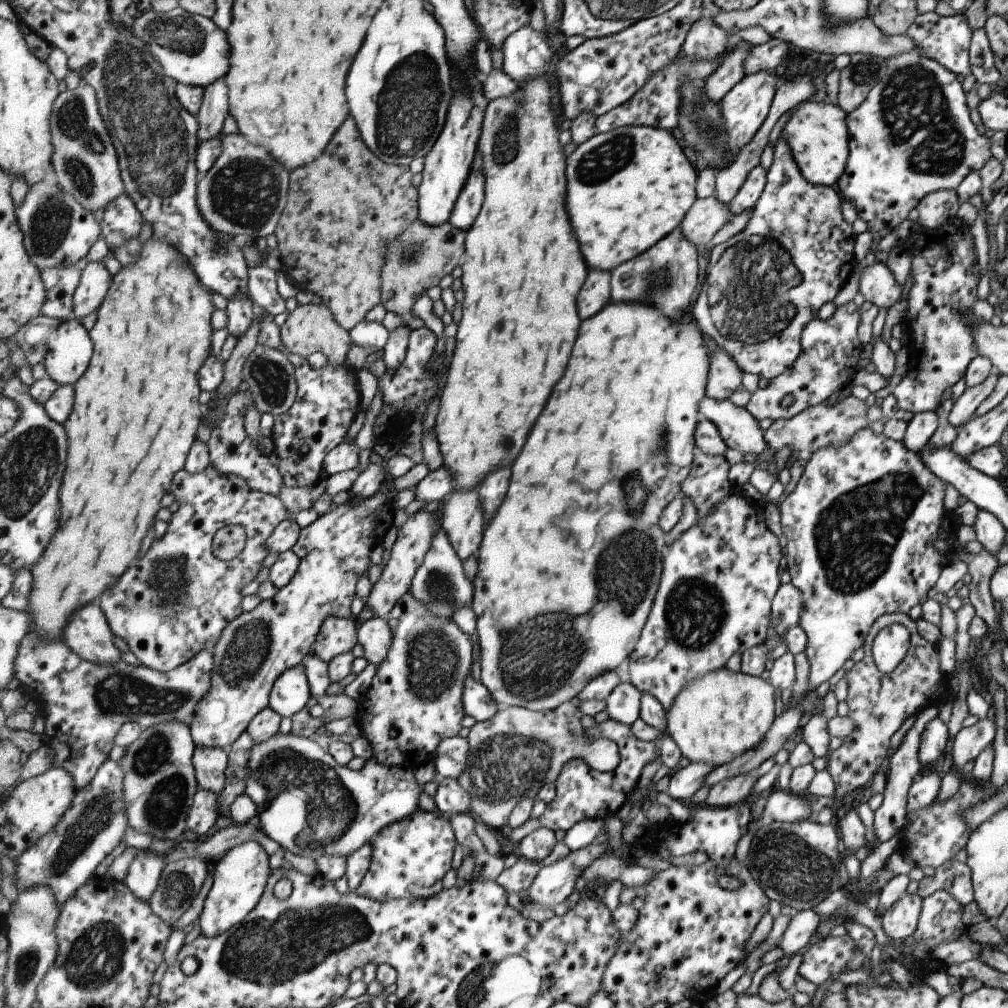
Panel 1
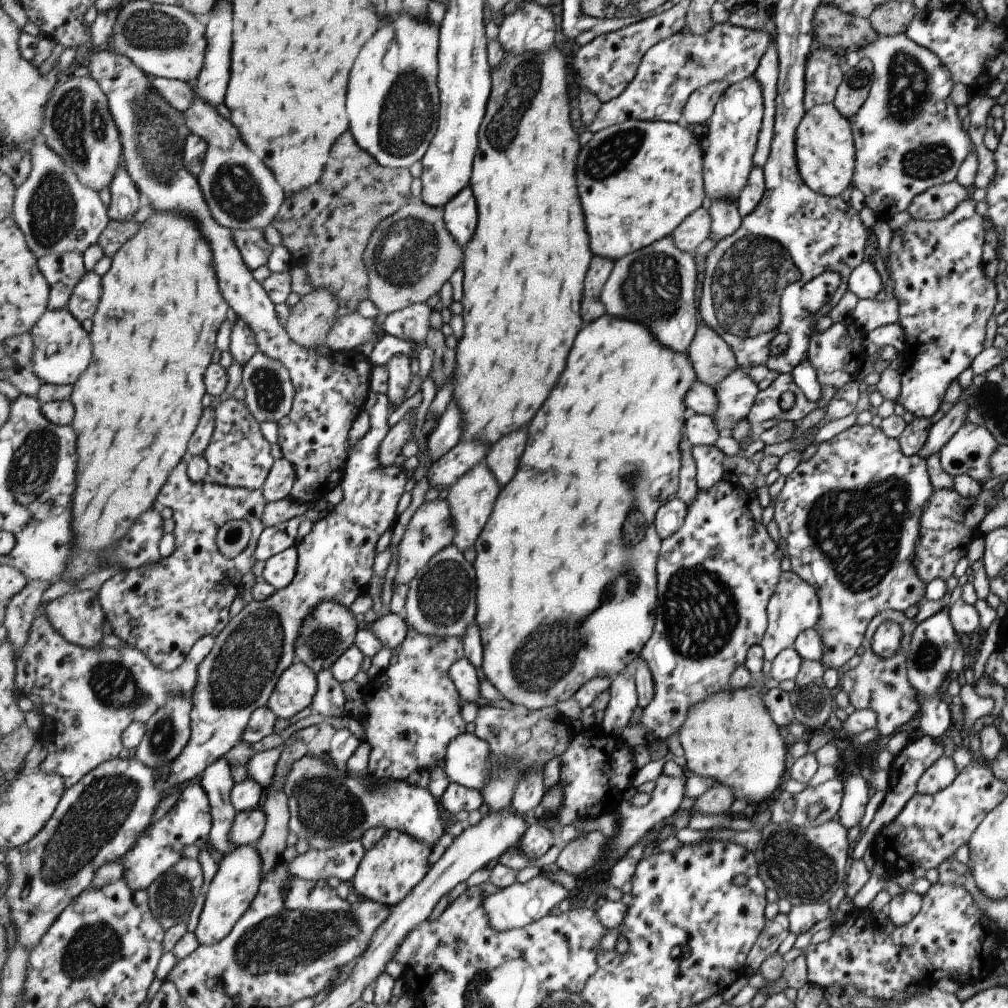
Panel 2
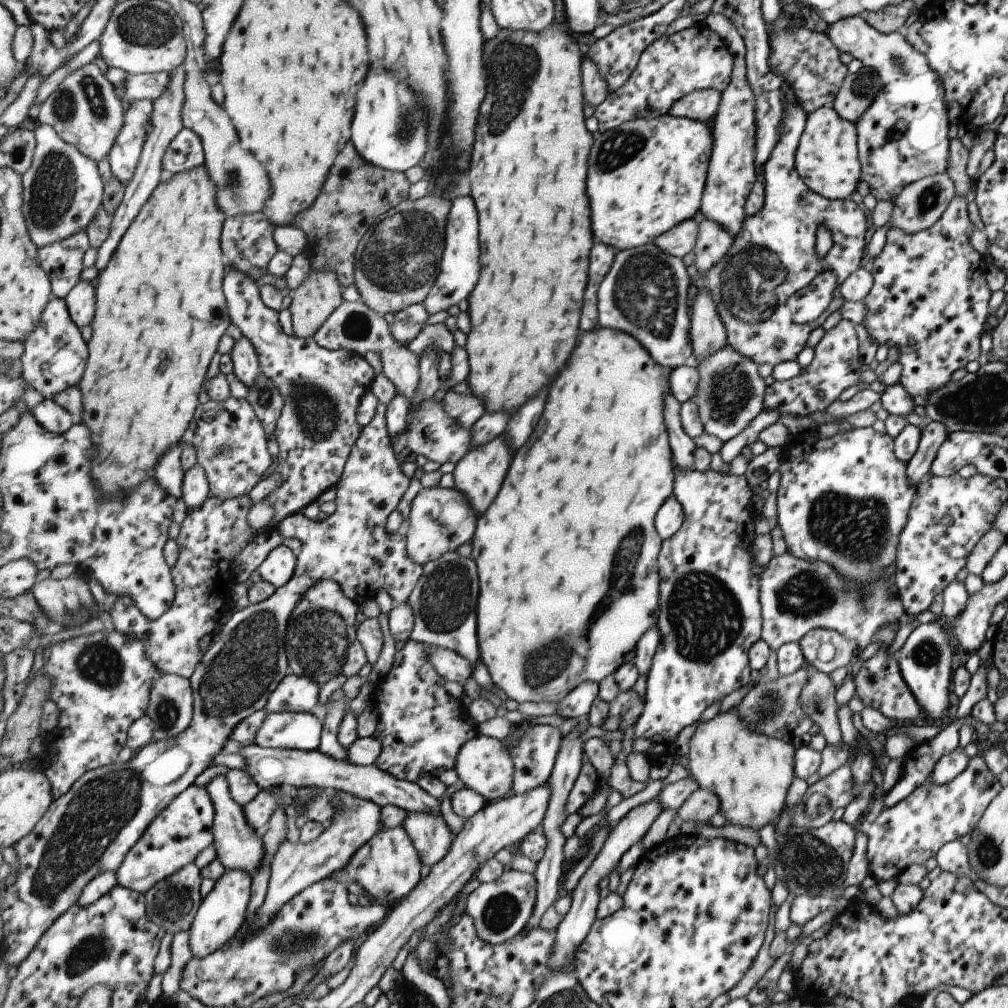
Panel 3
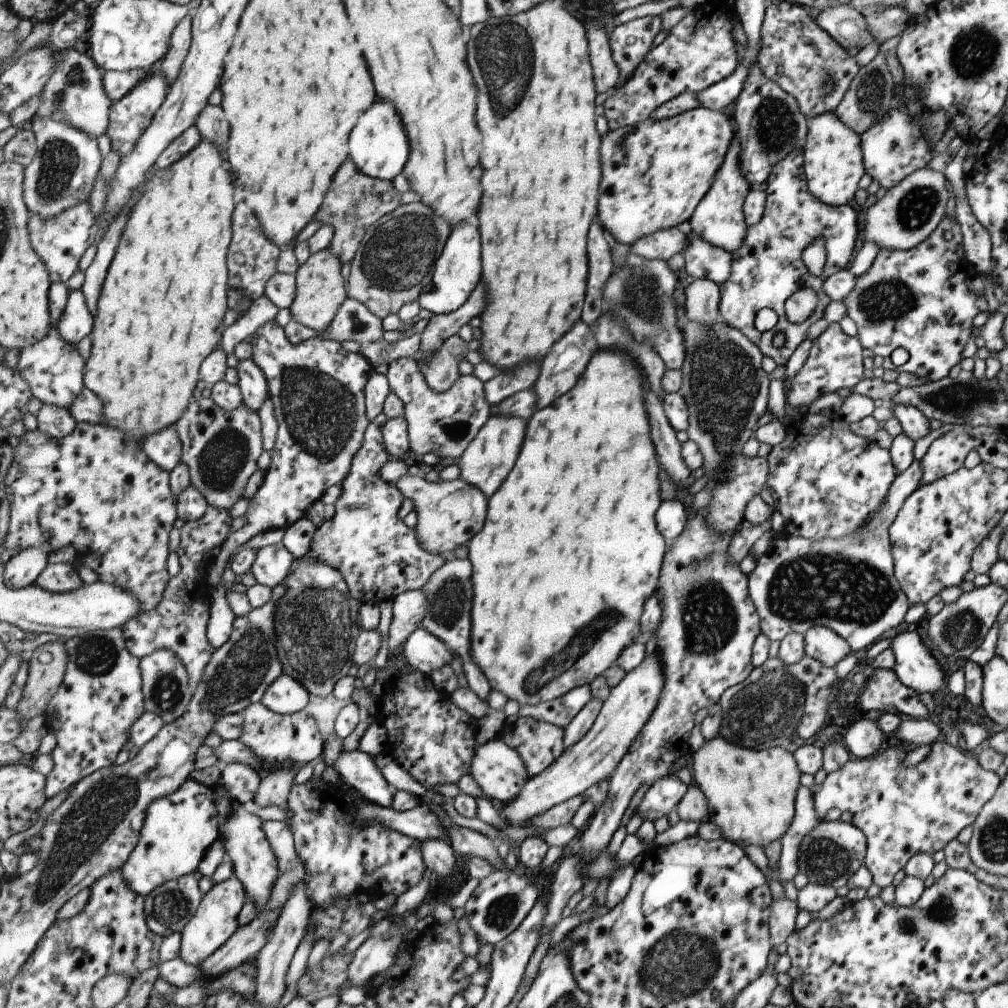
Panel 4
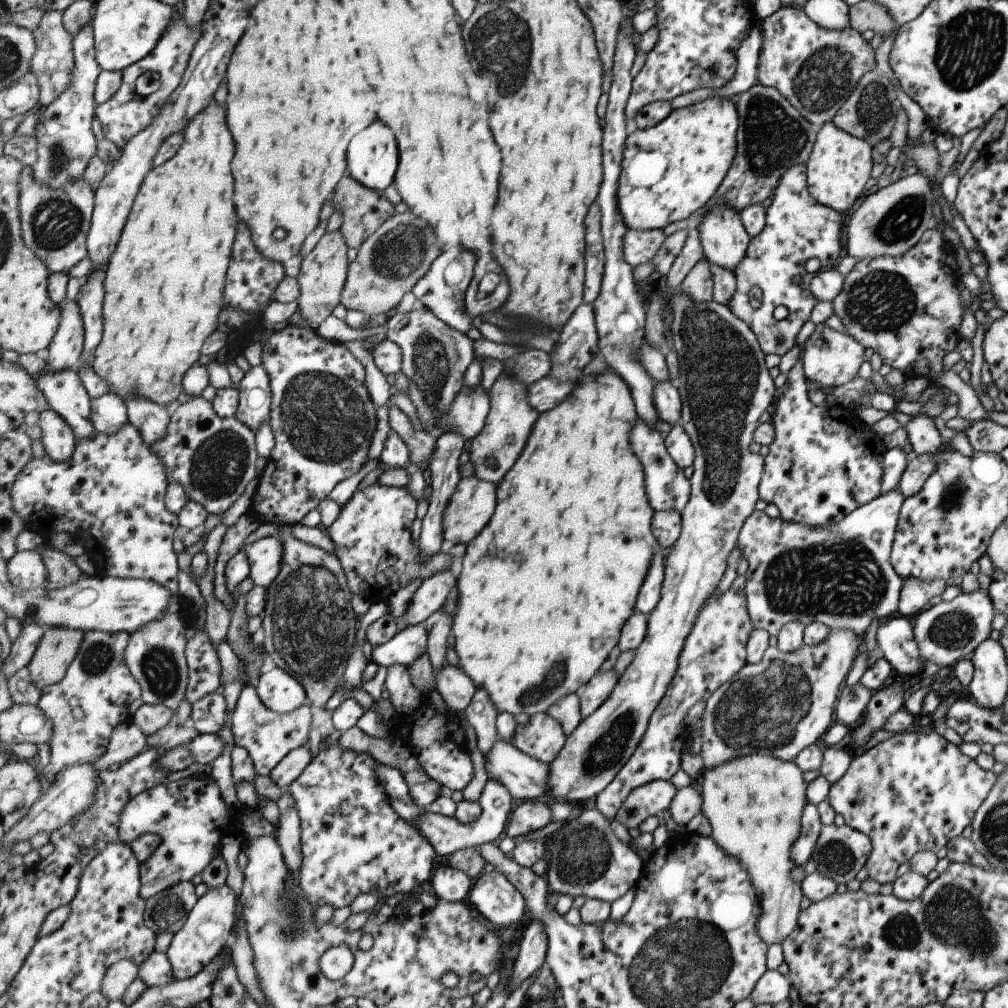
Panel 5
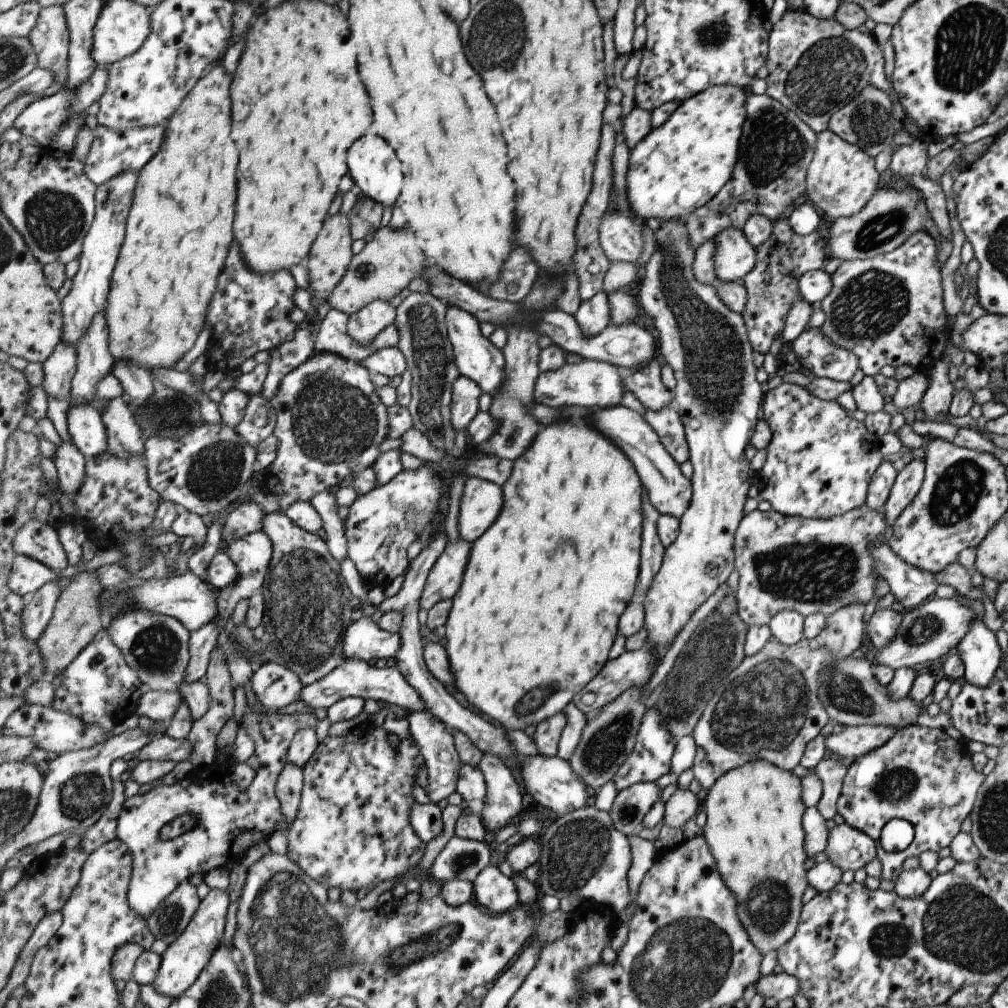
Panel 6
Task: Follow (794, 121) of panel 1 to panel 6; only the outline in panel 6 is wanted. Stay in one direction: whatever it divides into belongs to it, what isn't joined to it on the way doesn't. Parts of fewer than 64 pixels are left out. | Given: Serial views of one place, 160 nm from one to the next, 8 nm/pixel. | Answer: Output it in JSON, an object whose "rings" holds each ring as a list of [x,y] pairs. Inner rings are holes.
{"rings":[[[828,128],[816,134],[812,159],[806,168],[804,196],[820,216],[828,222],[848,217],[861,210],[881,183],[881,175],[873,167],[873,158],[861,147],[851,144]]]}

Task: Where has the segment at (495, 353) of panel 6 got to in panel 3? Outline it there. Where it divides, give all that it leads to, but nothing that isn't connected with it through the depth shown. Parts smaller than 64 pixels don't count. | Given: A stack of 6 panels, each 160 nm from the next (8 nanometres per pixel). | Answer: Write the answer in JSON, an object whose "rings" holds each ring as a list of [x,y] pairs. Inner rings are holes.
{"rings":[[[457,196],[451,200],[452,207],[448,216],[448,232],[446,251],[441,258],[441,272],[437,276],[436,285],[425,299],[425,306],[431,314],[441,310],[449,310],[451,306],[468,300],[473,288],[479,282],[481,274],[481,244],[479,244],[479,214],[471,196]]]}

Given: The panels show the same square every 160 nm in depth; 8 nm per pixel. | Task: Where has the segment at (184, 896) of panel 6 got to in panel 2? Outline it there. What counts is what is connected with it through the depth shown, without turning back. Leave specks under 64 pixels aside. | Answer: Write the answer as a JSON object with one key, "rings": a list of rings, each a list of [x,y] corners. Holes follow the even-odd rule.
{"rings":[[[183,856],[168,873],[148,888],[151,910],[166,931],[179,922],[189,922],[191,910],[195,908],[195,902],[203,890],[203,882],[205,878],[203,878],[203,868],[199,860]]]}

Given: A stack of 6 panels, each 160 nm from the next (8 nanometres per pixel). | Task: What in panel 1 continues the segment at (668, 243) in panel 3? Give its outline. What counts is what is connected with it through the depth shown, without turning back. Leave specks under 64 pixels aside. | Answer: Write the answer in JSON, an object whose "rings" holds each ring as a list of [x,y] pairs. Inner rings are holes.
{"rings":[[[715,193],[706,199],[697,199],[685,215],[681,226],[684,235],[695,244],[709,244],[731,220],[731,207]]]}

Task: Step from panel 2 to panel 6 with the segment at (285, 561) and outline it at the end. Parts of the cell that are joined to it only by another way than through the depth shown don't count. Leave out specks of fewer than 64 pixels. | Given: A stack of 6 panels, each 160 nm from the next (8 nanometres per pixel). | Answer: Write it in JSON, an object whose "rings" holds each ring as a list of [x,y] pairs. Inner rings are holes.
{"rings":[[[259,531],[230,543],[225,552],[234,560],[239,571],[238,579],[227,588],[224,588],[218,599],[219,622],[220,625],[227,626],[230,622],[229,618],[231,618],[235,606],[237,606],[237,602],[245,600],[245,598],[251,598],[253,594],[261,591],[262,586],[266,583],[271,559],[274,555],[274,544],[265,531]]]}

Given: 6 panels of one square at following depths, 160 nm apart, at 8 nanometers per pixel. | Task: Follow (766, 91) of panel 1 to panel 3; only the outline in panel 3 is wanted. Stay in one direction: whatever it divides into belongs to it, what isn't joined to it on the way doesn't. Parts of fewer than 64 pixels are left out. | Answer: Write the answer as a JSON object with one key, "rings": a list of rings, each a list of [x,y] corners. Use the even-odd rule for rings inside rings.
{"rings":[[[711,12],[704,19],[728,42],[728,50],[732,52],[734,61],[731,84],[727,90],[722,92],[719,110],[711,123],[714,147],[701,213],[704,218],[716,220],[725,226],[732,236],[735,236],[747,216],[744,205],[752,190],[752,184],[758,177],[755,171],[755,138],[757,134],[755,94],[746,78],[747,63],[744,61],[743,41],[727,15]]]}

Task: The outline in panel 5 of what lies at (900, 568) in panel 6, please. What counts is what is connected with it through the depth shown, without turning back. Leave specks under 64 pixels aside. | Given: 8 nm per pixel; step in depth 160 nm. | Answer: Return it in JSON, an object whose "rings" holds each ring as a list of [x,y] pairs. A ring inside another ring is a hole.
{"rings":[[[913,578],[902,582],[900,597],[898,598],[897,614],[906,618],[913,618],[921,611],[929,598],[941,596],[948,583],[933,579],[928,583]]]}

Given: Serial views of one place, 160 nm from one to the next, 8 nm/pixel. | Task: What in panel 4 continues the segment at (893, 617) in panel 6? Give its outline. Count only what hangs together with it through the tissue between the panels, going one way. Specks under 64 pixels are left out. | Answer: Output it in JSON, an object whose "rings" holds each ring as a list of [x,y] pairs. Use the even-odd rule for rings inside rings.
{"rings":[[[906,627],[891,633],[893,672],[903,686],[917,694],[935,694],[942,688],[943,671],[915,630]]]}

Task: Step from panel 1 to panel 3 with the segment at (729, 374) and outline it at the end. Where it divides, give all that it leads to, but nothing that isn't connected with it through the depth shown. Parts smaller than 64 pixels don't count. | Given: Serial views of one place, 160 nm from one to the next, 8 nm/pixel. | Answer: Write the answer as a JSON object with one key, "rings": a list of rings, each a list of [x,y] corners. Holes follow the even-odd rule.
{"rings":[[[707,288],[701,289],[692,308],[694,363],[707,361],[728,346],[728,330],[719,316],[716,302]]]}

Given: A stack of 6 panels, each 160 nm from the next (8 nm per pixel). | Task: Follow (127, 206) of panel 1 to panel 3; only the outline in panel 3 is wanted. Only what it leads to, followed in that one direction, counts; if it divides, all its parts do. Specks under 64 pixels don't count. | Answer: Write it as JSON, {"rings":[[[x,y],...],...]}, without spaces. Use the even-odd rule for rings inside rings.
{"rings":[[[141,100],[127,106],[124,128],[109,153],[112,174],[124,188],[136,176],[140,166],[154,105],[153,101]]]}

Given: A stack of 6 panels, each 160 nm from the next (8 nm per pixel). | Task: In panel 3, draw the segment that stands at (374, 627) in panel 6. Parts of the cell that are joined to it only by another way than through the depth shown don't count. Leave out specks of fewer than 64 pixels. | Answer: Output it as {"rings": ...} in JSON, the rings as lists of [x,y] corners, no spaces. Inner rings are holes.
{"rings":[[[433,646],[429,652],[432,663],[447,682],[453,681],[463,685],[469,678],[473,678],[474,666],[462,654],[451,649]]]}

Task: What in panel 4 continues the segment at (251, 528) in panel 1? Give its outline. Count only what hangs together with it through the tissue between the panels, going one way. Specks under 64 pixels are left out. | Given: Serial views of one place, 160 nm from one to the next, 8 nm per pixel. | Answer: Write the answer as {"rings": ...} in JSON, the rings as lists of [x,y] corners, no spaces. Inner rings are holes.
{"rings":[[[175,427],[147,437],[141,445],[148,457],[169,474],[182,462],[182,440]],[[213,508],[209,511],[198,523],[181,528],[181,541],[177,548],[181,568],[173,580],[169,581],[164,600],[158,608],[154,611],[143,611],[122,626],[129,650],[140,659],[162,648],[176,653],[187,667],[193,690],[200,685],[205,669],[212,660],[212,654],[216,651],[208,636],[213,587],[206,576],[207,570],[204,570],[205,558],[228,540],[232,533],[232,522],[235,520],[229,509]]]}

